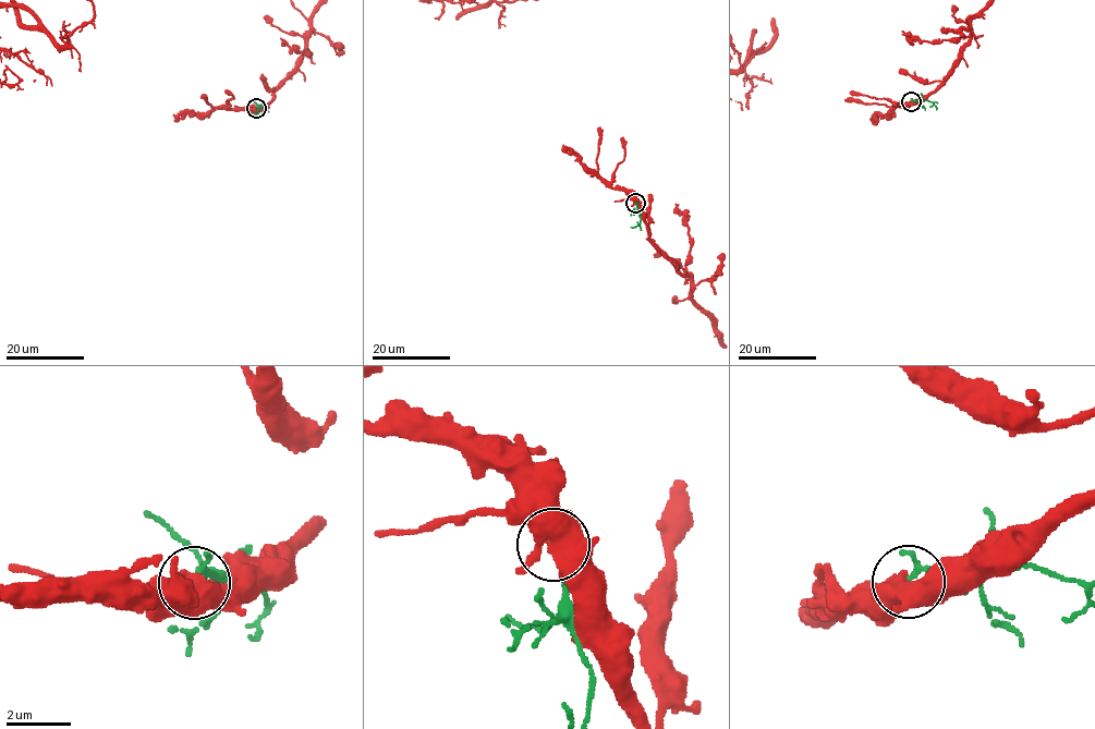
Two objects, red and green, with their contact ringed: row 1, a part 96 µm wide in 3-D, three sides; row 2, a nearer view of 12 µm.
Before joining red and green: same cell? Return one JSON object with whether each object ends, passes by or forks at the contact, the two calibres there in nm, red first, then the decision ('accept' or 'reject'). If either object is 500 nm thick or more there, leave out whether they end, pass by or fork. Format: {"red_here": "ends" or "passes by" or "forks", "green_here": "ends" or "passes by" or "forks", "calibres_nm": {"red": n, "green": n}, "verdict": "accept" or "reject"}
{"calibres_nm": {"red": 500, "green": 140}, "verdict": "reject"}

